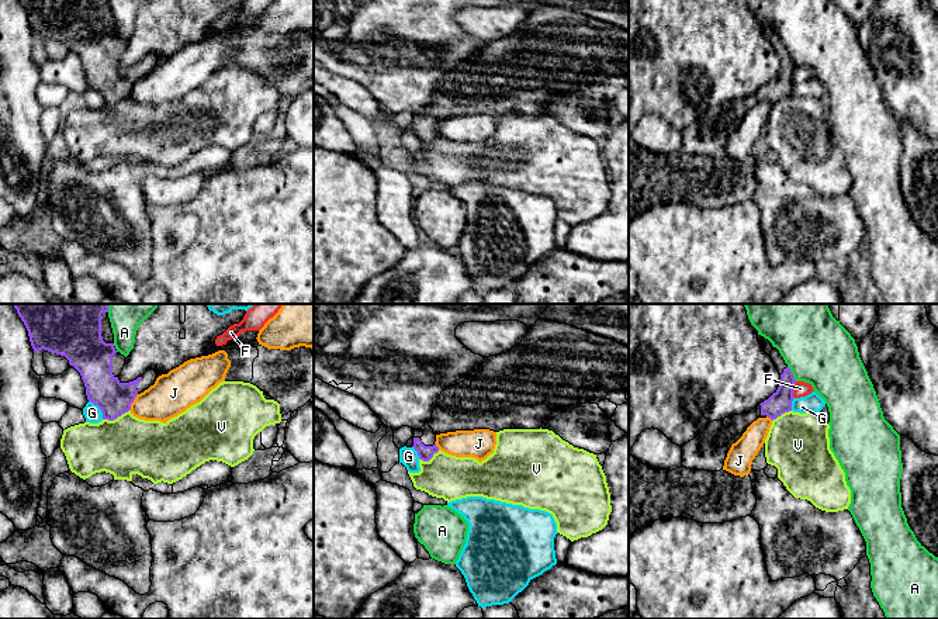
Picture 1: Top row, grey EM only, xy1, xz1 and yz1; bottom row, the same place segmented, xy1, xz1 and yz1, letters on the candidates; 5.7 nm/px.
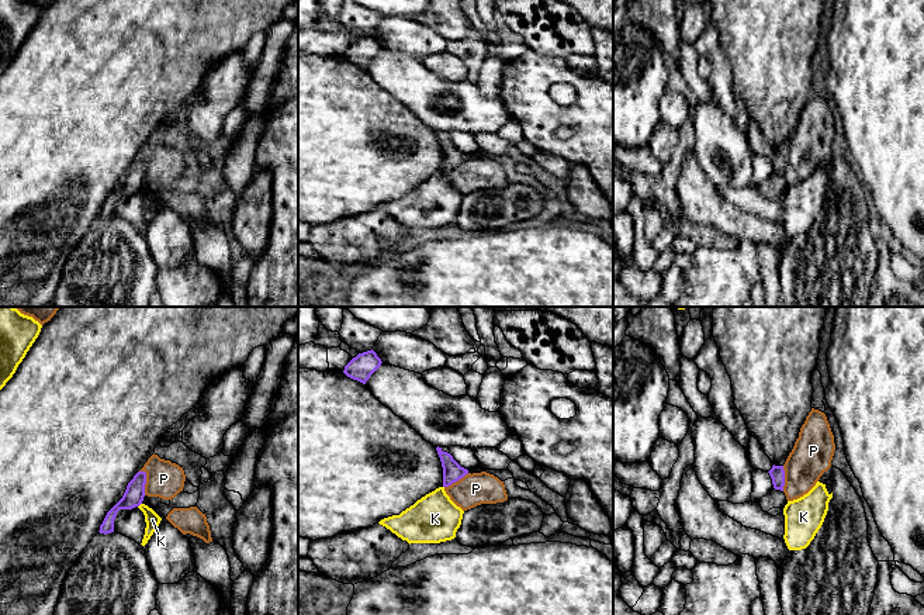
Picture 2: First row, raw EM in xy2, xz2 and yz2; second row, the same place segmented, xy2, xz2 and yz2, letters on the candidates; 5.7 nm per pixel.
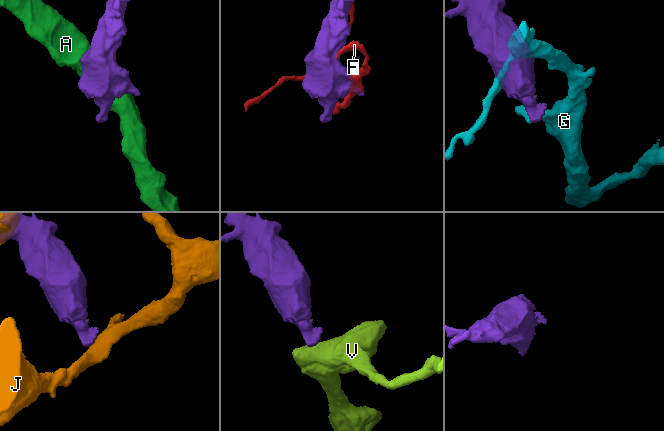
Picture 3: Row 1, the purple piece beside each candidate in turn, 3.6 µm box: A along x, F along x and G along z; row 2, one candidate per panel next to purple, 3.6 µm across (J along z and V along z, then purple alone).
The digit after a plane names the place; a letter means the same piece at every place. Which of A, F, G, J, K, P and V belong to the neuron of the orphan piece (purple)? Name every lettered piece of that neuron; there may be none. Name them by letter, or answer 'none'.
none

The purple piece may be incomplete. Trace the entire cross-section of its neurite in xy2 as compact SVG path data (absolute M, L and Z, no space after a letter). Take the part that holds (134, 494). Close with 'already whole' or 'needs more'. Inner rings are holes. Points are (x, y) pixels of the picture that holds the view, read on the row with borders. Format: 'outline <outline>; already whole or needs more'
outline M138 471L128 483L122 498L107 512L103 524L100 525L100 533L114 532L114 519L120 509L132 509L139 507L145 497L146 473Z; already whole

